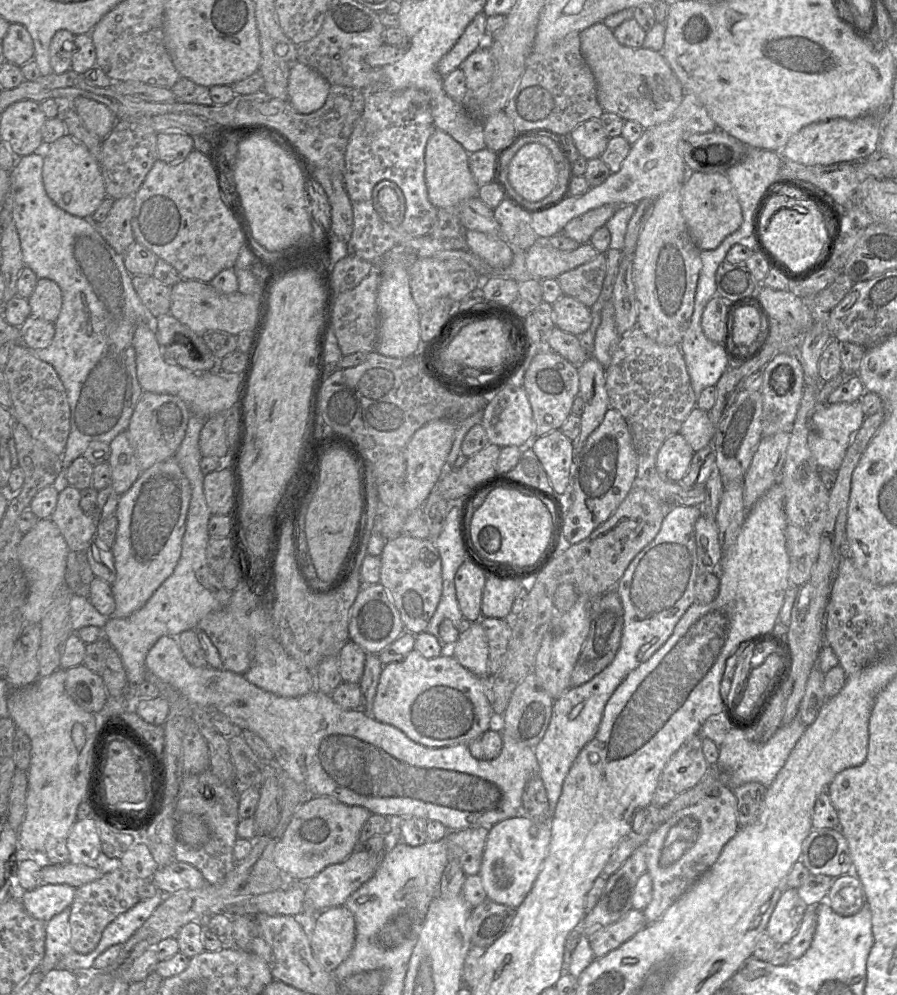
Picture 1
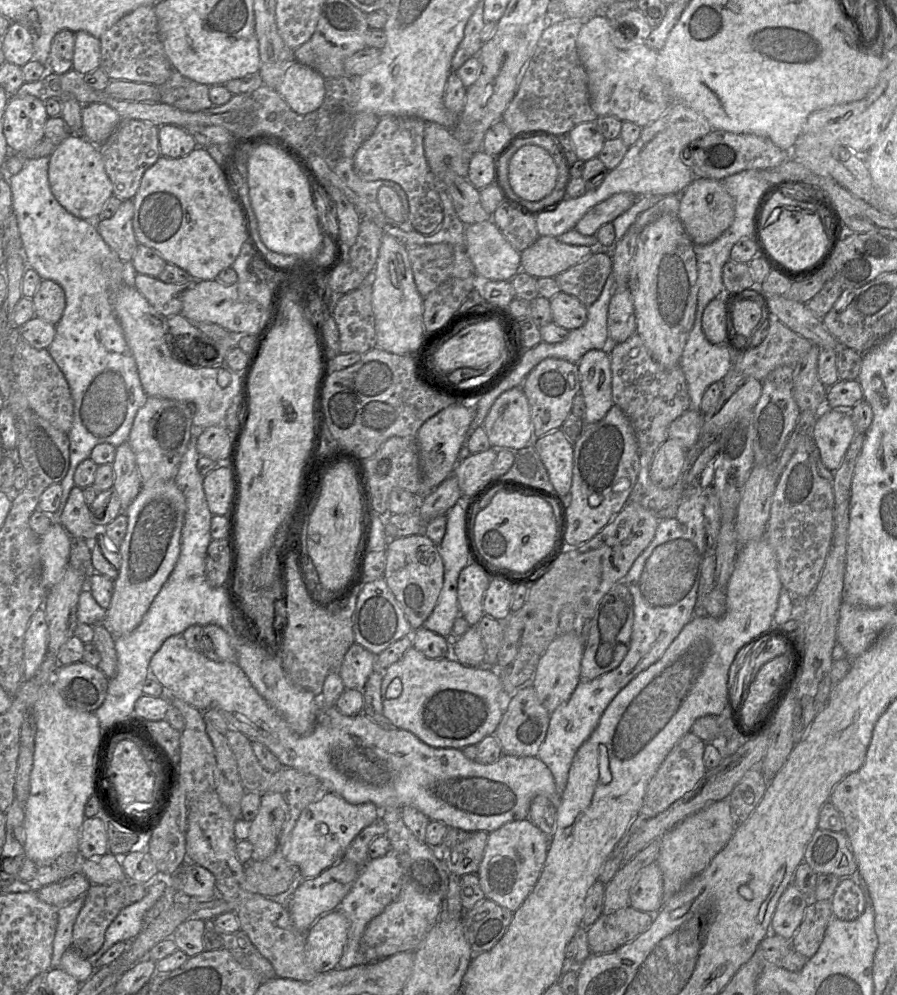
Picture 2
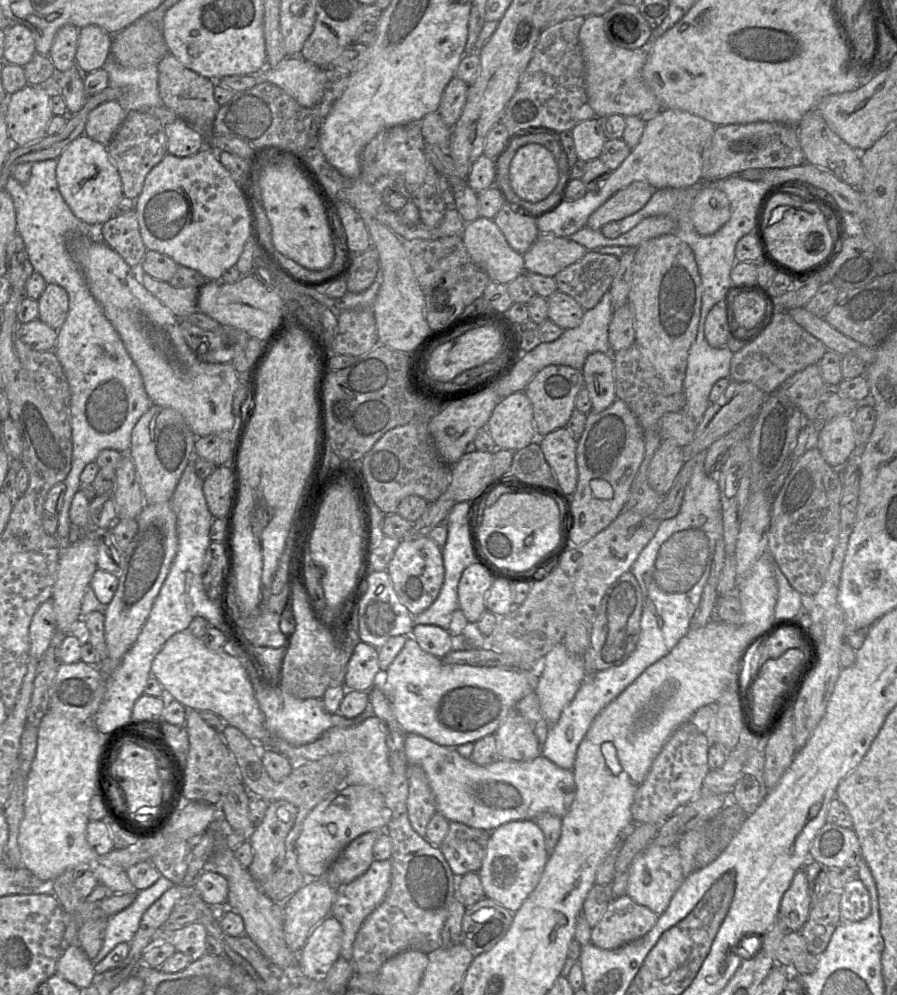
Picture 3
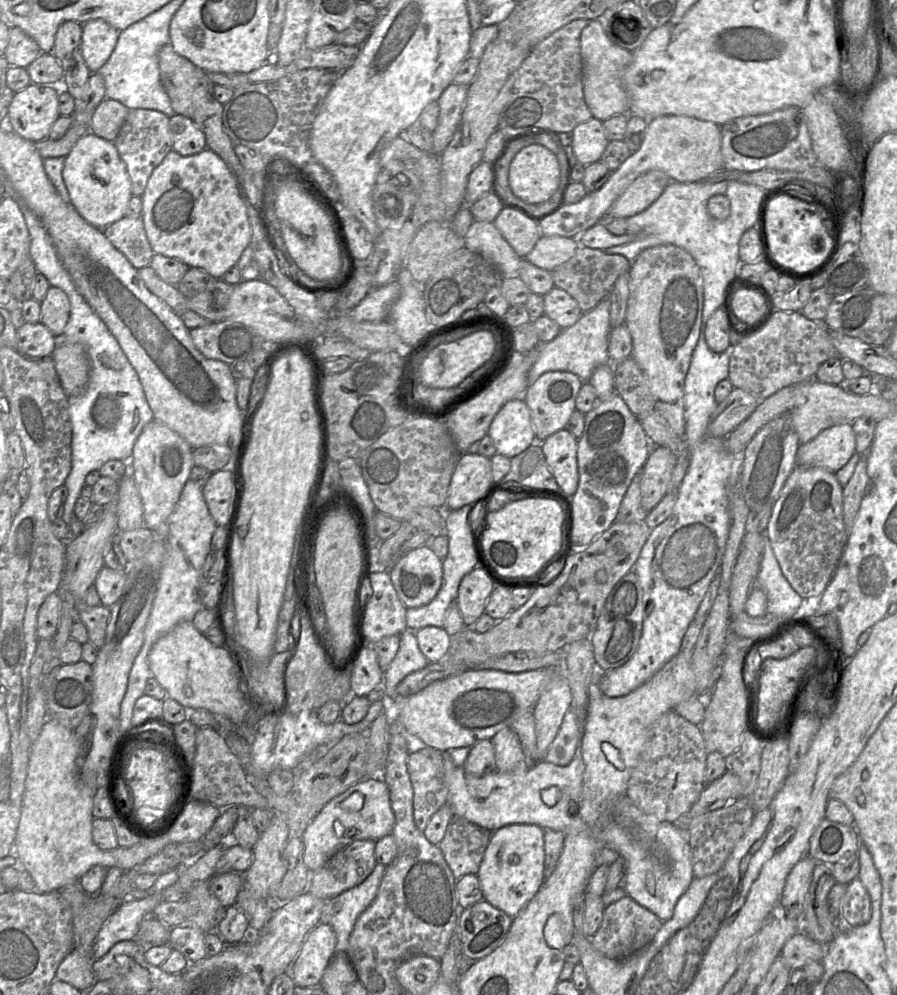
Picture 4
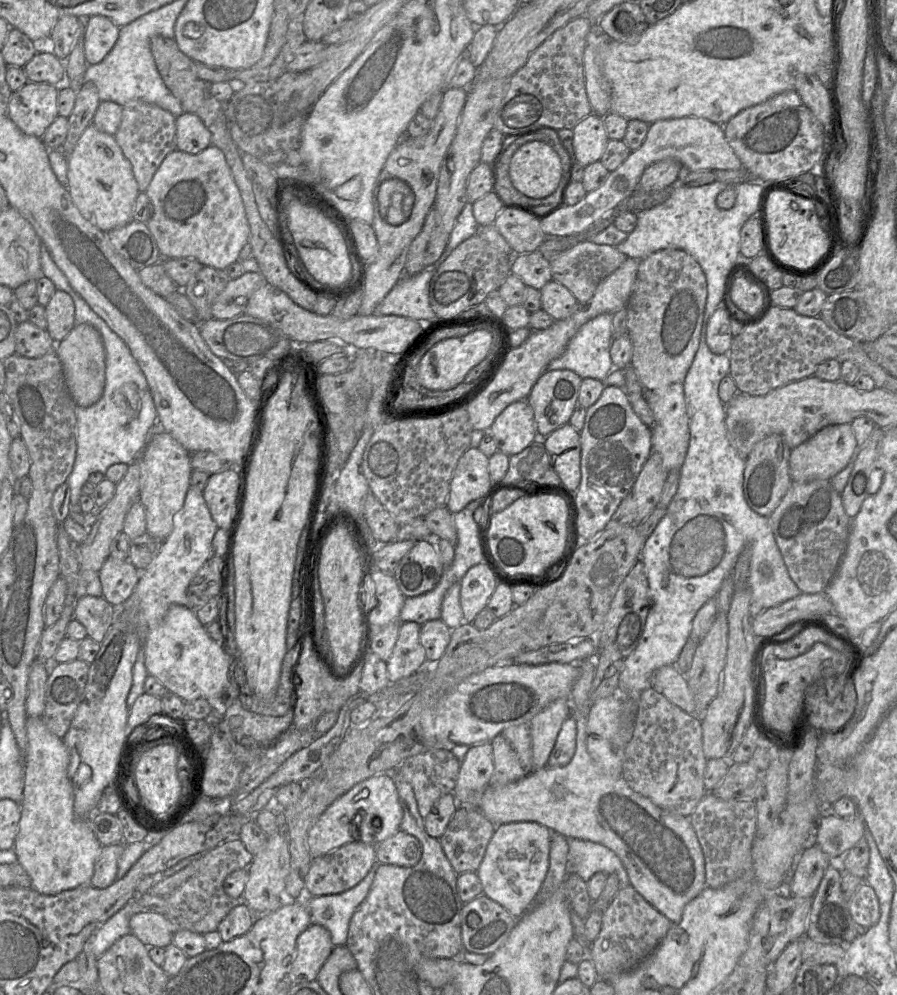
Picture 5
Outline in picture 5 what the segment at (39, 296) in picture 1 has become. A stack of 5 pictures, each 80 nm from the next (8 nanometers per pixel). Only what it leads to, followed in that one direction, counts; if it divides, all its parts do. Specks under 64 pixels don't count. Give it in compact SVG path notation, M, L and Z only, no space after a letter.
M56 290L45 308L47 331L52 339L59 343L75 326L75 305L72 297Z

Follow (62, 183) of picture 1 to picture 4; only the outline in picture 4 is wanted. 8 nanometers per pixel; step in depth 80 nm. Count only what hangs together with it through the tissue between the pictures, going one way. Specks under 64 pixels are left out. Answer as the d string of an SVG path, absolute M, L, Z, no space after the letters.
M92 132L84 134L64 158L62 176L70 196L70 204L92 226L104 229L126 216L132 197L131 179L113 142Z

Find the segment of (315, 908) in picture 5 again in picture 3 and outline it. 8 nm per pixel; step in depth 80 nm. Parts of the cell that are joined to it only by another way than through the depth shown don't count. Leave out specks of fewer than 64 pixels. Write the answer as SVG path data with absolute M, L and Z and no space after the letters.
M374 860L368 870L351 883L337 890L336 899L332 905L330 915L335 917L343 929L340 955L348 961L352 961L353 943L356 934L365 919L383 902L391 883L391 861Z

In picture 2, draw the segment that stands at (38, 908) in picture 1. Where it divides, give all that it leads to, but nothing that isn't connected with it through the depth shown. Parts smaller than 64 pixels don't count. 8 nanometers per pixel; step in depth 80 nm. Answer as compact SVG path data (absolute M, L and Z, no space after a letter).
M81 873L73 874L59 882L37 887L38 898L56 908L60 908L86 894L91 883Z

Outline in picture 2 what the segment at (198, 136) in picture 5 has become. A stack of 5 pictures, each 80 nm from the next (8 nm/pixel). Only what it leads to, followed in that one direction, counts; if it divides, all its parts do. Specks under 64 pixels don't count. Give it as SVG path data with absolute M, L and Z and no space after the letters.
M172 124L160 126L158 137L160 154L168 158L184 157L198 146L185 129Z

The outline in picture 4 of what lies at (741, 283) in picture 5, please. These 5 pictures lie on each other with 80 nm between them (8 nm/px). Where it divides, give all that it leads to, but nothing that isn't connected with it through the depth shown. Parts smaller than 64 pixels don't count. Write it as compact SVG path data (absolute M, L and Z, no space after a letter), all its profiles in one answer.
M738 285L732 296L732 312L734 322L739 325L737 319L745 323L754 323L764 313L765 303L757 290Z

